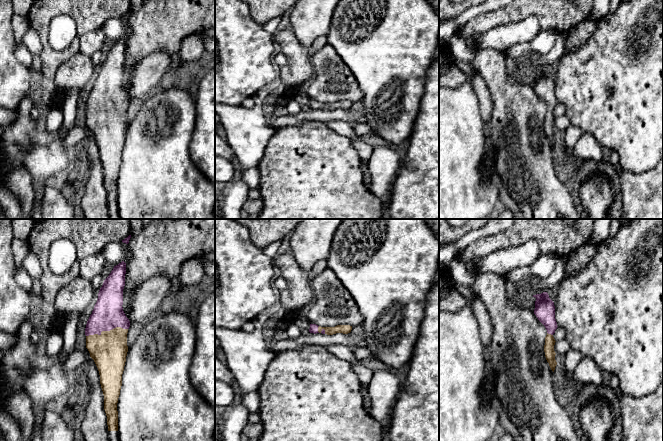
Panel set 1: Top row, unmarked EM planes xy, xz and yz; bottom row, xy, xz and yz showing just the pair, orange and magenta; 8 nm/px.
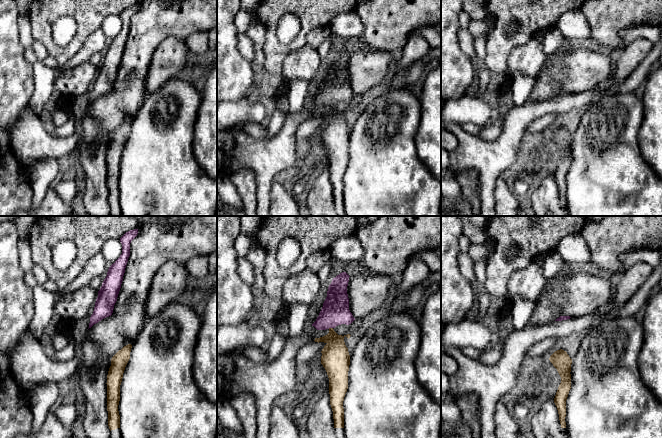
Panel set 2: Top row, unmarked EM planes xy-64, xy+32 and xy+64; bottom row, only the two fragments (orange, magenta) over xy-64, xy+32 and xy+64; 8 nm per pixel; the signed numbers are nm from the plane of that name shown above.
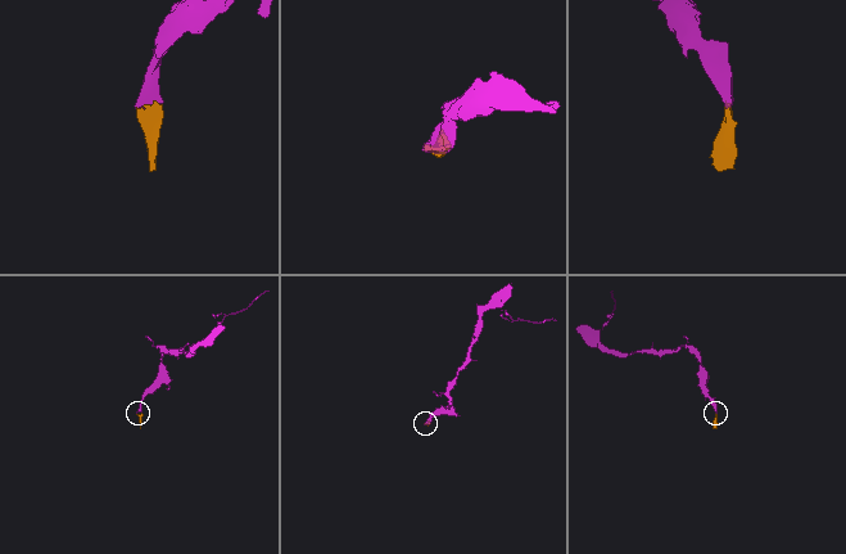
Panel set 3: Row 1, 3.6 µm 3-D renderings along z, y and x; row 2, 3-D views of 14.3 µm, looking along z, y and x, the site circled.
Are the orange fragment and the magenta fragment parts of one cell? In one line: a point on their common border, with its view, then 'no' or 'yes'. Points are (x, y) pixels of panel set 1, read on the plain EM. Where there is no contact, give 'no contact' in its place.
xy (106, 107) | yes

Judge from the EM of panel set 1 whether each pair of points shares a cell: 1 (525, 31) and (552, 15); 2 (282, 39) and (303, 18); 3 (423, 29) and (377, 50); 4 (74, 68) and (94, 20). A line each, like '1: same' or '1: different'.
1: different
2: different
3: same
4: different

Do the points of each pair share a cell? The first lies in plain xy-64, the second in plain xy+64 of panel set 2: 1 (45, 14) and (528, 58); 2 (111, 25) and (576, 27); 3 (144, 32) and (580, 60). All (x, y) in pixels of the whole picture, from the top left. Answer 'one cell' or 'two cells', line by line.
1: two cells
2: one cell
3: two cells

